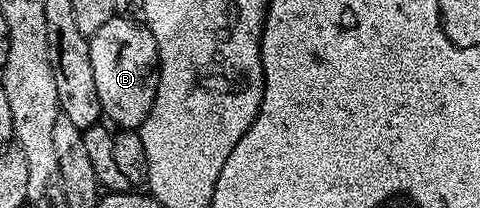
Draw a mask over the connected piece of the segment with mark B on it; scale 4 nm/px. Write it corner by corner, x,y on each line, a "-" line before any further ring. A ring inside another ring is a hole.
115,16
100,28
100,32
89,35
92,72
96,76
96,92
100,96
102,113
123,130
138,130
143,120
152,112
158,87
158,49
152,32
141,21
130,16

